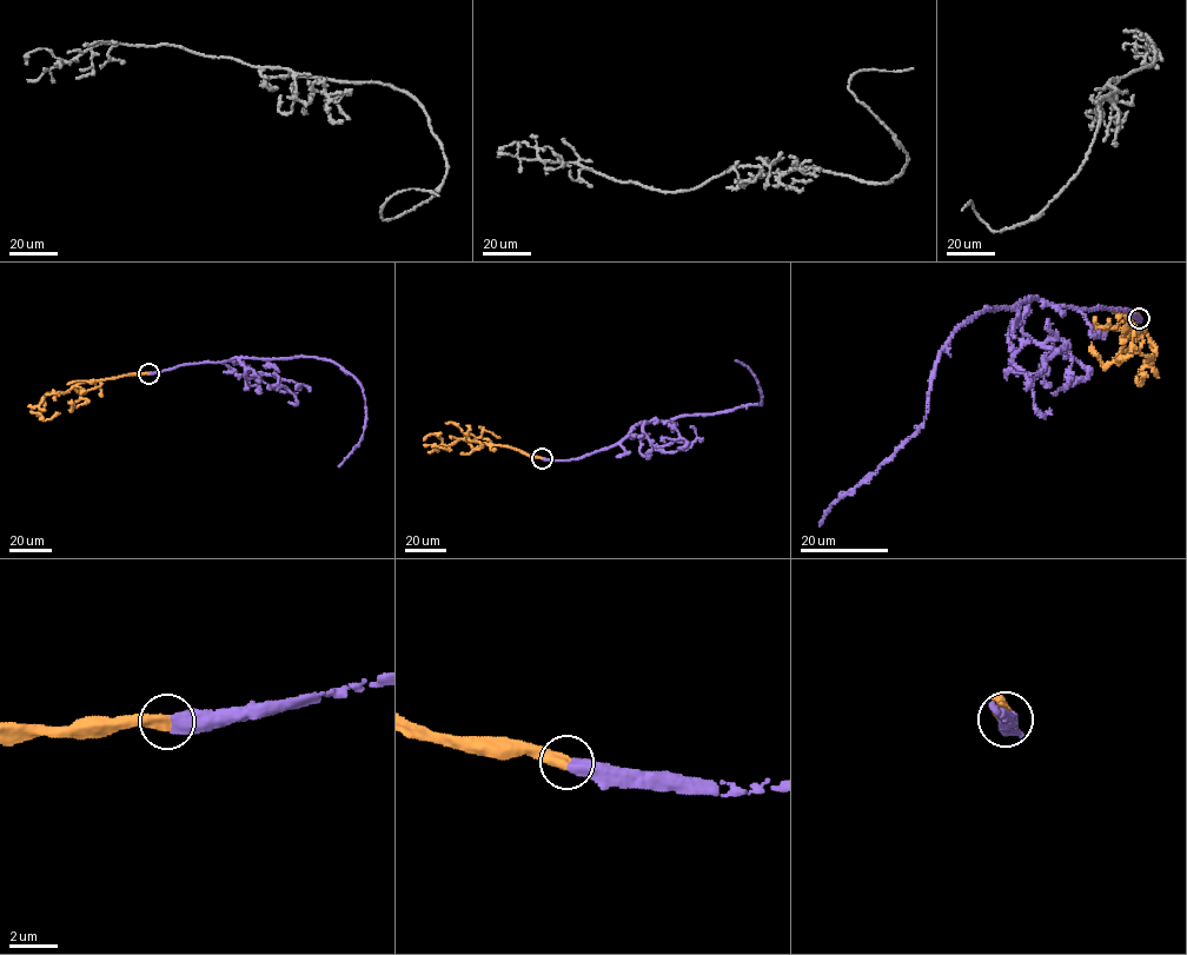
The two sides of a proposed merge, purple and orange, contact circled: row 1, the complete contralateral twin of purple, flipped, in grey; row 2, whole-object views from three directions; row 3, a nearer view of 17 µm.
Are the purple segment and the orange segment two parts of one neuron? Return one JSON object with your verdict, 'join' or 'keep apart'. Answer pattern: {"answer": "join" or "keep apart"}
{"answer": "join"}

